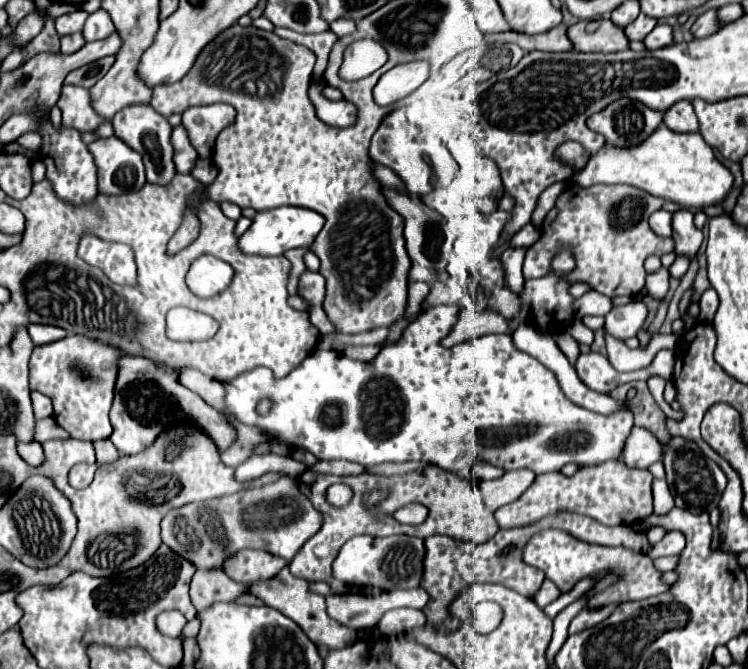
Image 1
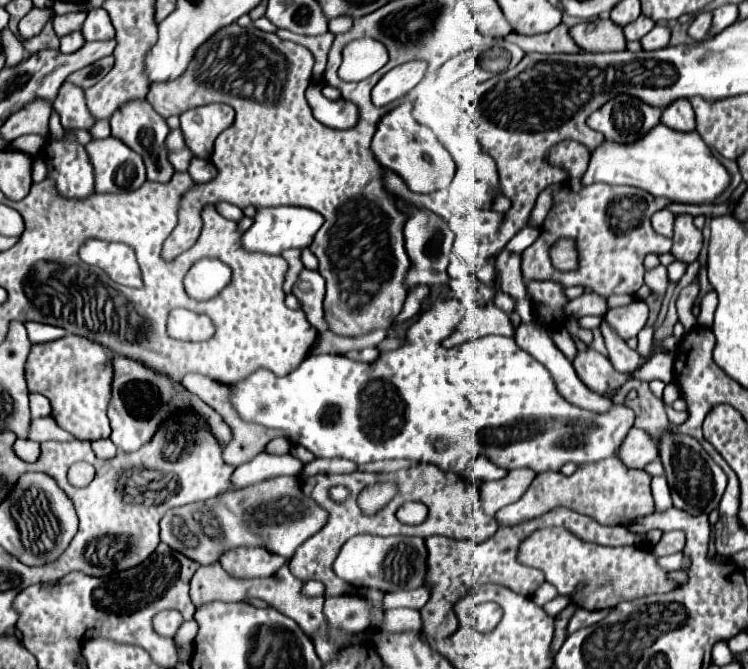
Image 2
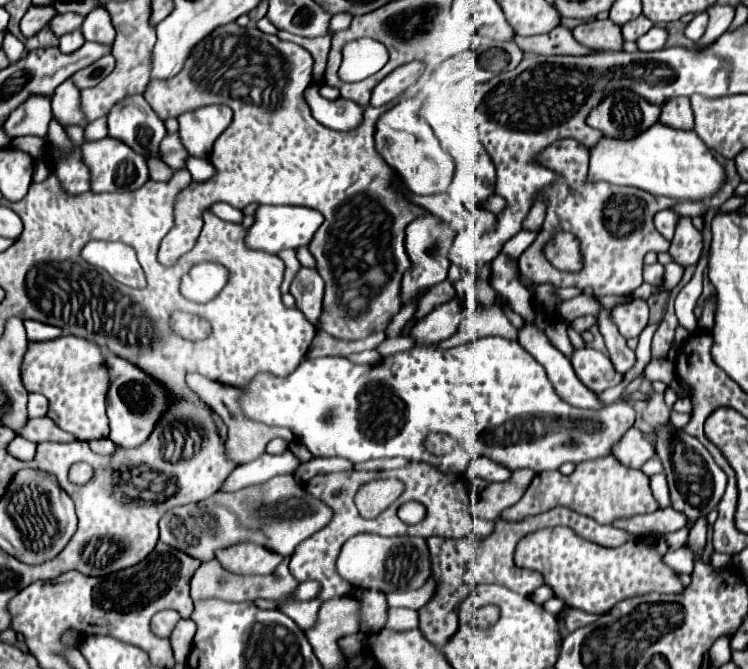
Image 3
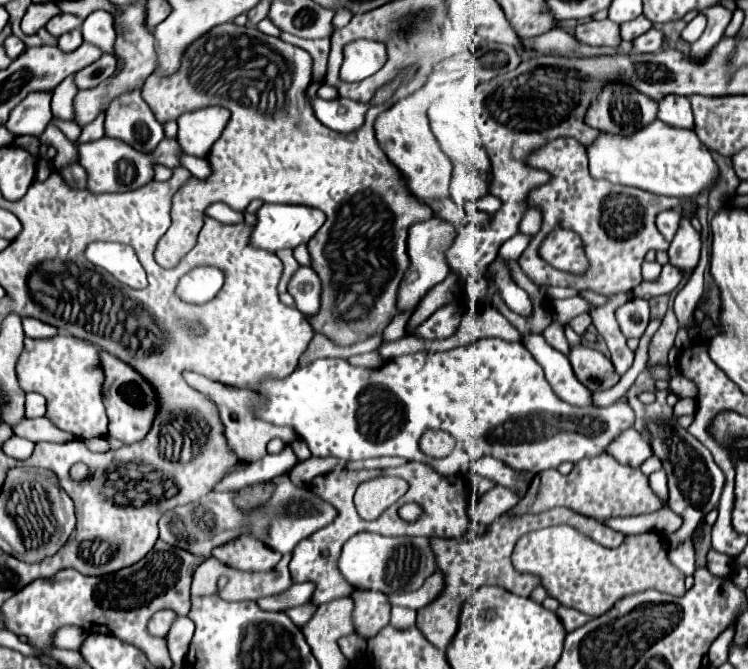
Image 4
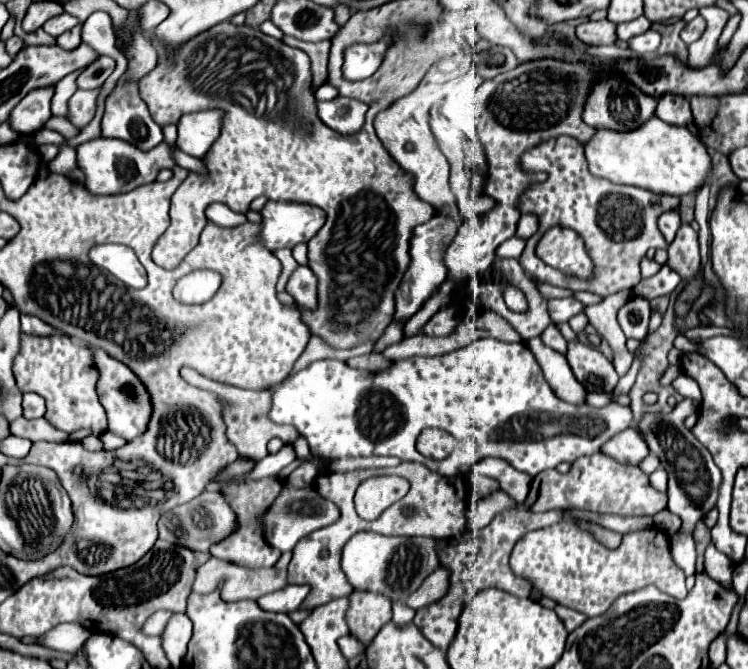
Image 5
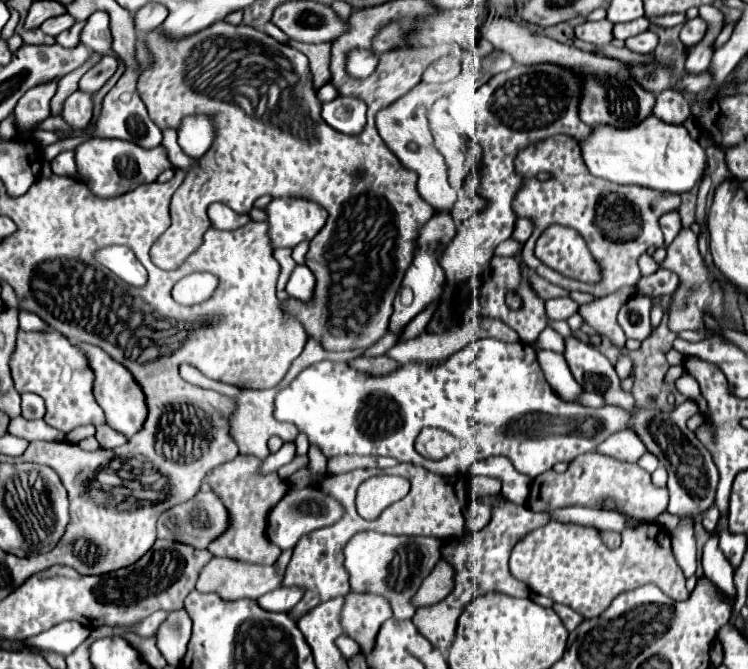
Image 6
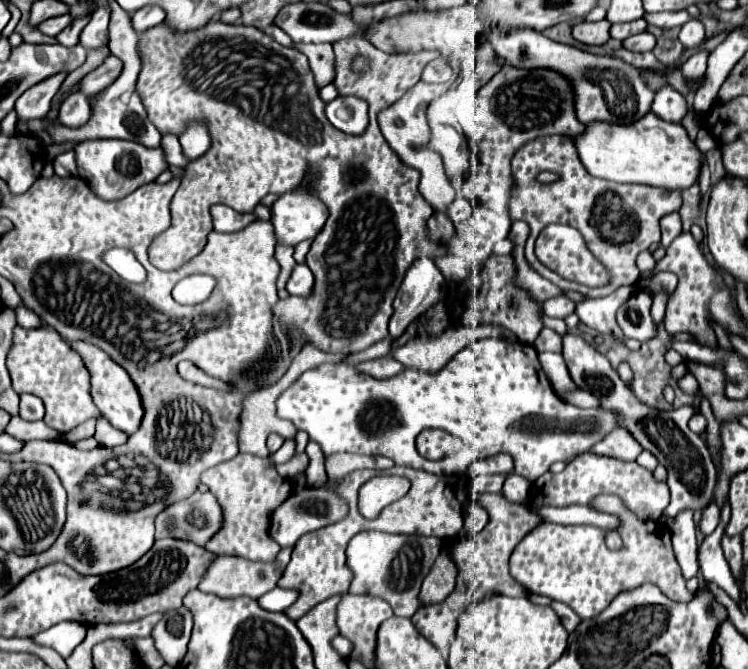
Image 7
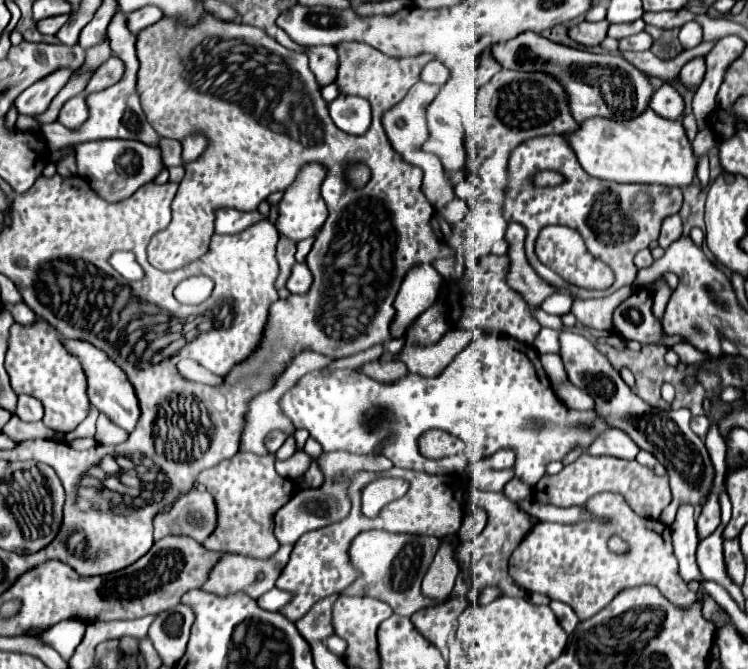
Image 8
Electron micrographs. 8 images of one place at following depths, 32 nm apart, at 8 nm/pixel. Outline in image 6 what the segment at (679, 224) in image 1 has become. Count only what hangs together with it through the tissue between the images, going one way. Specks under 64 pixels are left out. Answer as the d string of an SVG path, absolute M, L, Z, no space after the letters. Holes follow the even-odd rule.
M682 228L682 232L676 236L676 240L668 246L666 258L660 262L660 268L666 268L680 278L680 286L670 298L670 308L668 308L668 328L672 332L680 330L704 330L704 316L724 316L724 290L720 282L708 272L704 258L698 252L698 238L692 230Z

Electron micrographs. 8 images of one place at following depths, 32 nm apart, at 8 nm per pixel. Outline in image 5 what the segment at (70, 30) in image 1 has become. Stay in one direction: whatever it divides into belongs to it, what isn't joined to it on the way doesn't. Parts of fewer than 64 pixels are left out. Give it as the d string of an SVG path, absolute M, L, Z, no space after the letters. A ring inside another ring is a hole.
M64 12L64 14L60 14L60 16L54 16L52 20L46 20L44 26L42 26L42 30L56 38L56 36L60 36L62 32L72 30L76 24L78 24L78 20L76 20L74 16L70 16L70 14Z

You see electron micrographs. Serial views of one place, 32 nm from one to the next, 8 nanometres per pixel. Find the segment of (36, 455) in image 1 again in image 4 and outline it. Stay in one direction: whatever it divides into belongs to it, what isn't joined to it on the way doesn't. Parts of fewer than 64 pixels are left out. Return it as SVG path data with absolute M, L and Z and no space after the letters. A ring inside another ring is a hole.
M12 436L6 440L4 444L4 452L8 452L8 456L14 456L18 460L26 460L34 450L34 444L26 438L18 438L18 436Z

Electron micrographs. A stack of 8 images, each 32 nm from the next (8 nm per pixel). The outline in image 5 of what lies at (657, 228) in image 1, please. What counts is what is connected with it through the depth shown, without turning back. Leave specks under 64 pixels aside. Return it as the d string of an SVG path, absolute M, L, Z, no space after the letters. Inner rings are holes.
M670 210L670 212L664 212L660 218L658 218L658 226L666 238L666 242L672 242L678 228L680 228L680 214L676 210Z

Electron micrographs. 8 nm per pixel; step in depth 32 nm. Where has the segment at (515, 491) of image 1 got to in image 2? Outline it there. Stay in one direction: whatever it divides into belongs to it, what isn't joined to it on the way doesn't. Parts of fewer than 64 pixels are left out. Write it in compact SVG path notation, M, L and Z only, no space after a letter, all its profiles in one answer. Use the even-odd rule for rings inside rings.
M524 468L524 470L512 470L508 472L506 478L494 480L494 482L484 482L480 488L480 506L488 516L496 516L496 512L508 504L514 504L526 490L528 484L534 480L534 472Z

